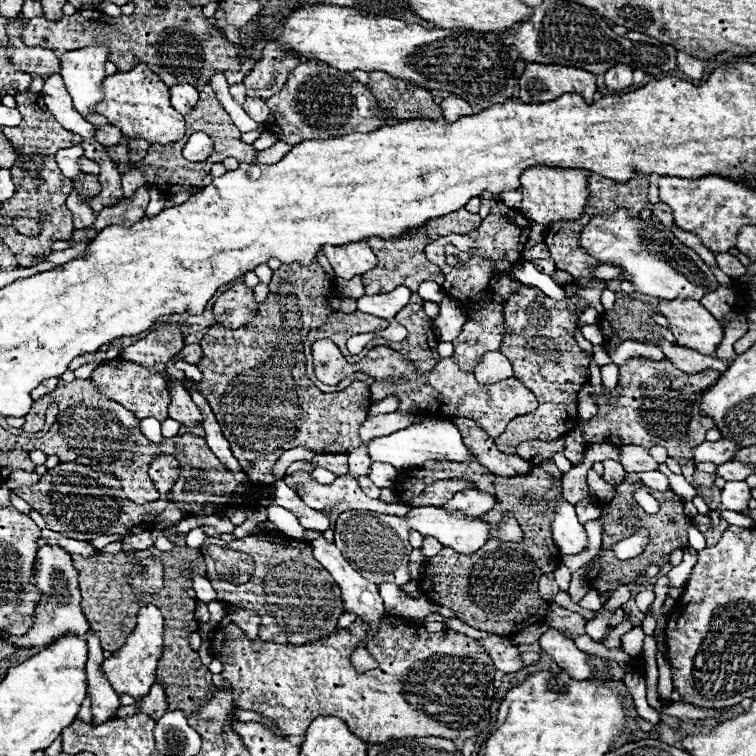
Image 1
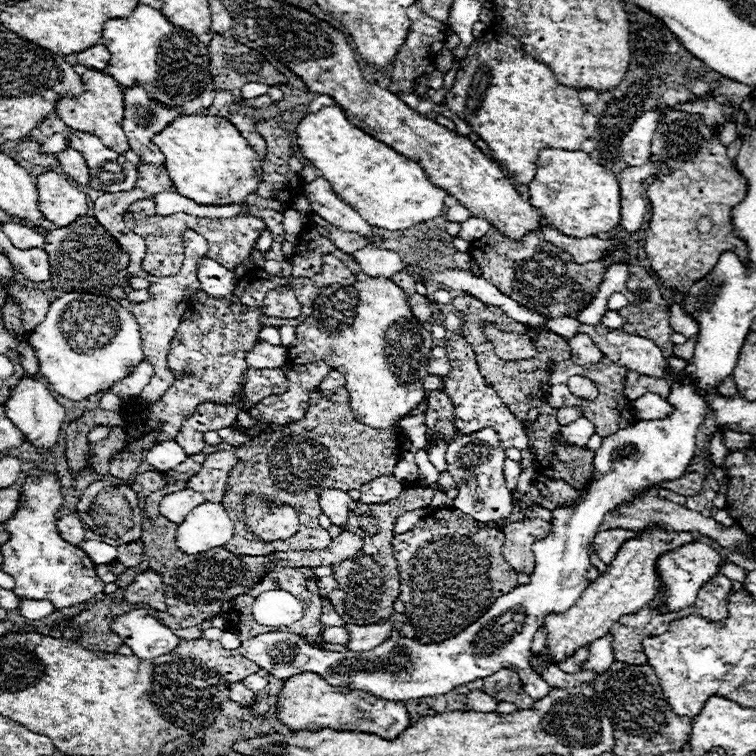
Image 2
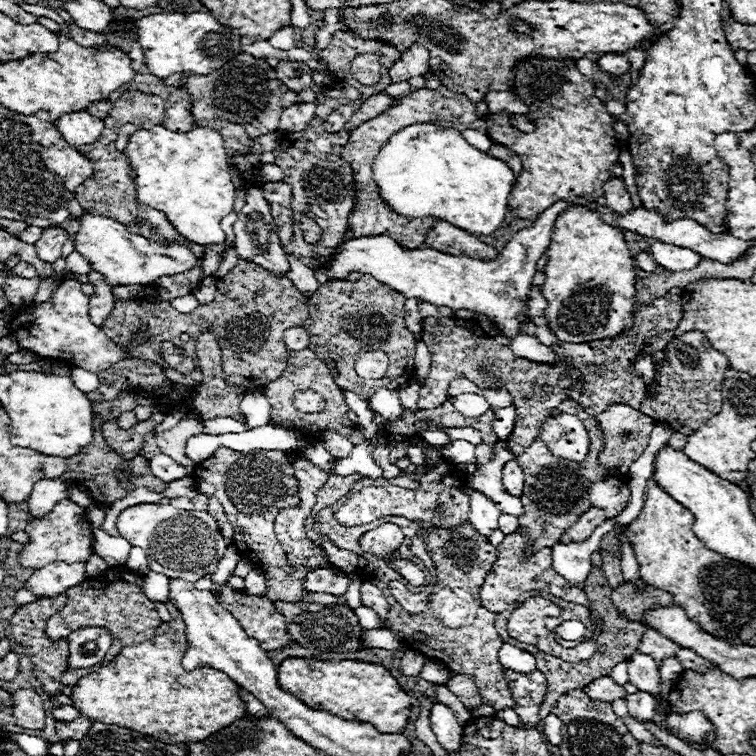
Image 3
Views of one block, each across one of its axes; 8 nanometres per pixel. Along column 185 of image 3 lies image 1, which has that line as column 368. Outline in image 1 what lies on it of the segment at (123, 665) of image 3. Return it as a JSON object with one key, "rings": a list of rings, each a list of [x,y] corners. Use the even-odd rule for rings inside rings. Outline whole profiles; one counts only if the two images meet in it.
{"rings":[[[384,616],[380,620],[378,632],[370,634],[370,626],[358,618],[348,628],[338,628],[324,640],[290,646],[264,642],[260,638],[250,640],[236,624],[228,624],[214,630],[210,644],[212,656],[224,664],[222,676],[232,688],[234,706],[272,718],[272,722],[278,724],[286,736],[304,736],[306,728],[316,716],[338,716],[348,724],[354,736],[368,744],[388,742],[392,738],[398,740],[414,736],[440,736],[450,738],[456,748],[462,750],[464,740],[478,736],[490,724],[490,706],[496,694],[496,666],[490,662],[490,656],[476,644],[476,640],[454,630],[426,632],[424,626],[414,622],[394,626],[390,624],[390,616]],[[362,642],[378,662],[376,668],[366,672],[358,672],[350,662],[352,650]]]}

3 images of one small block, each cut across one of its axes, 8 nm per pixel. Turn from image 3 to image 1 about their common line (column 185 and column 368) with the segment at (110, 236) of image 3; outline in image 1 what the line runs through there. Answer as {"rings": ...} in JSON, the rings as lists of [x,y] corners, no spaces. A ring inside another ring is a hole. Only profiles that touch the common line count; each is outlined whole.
{"rings":[[[350,242],[344,246],[324,246],[322,252],[328,256],[334,268],[334,274],[344,280],[366,274],[376,266],[374,252],[366,242]]]}

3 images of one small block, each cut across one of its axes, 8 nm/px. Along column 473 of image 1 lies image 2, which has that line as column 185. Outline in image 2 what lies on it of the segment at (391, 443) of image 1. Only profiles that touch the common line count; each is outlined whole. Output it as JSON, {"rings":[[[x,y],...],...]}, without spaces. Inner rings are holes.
{"rings":[[[176,440],[158,442],[150,450],[146,450],[144,456],[158,472],[166,472],[166,470],[182,464],[188,458],[186,452],[182,450],[182,446]]]}

